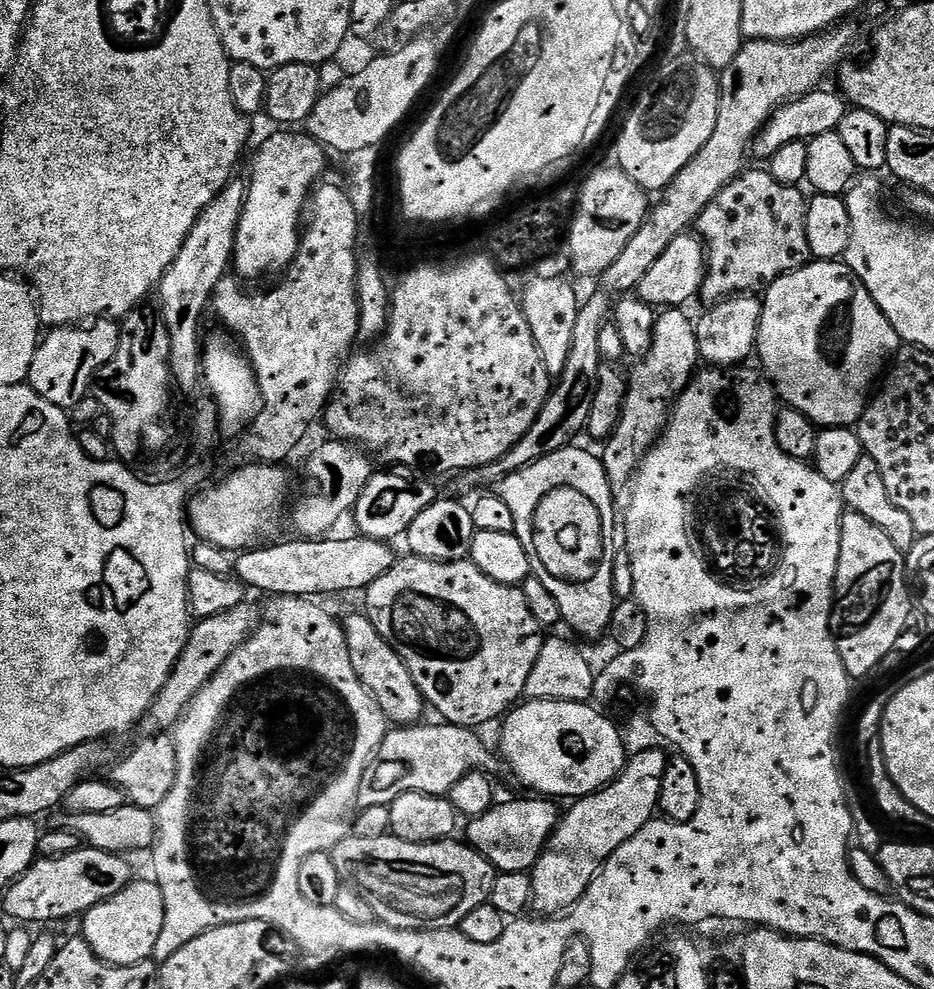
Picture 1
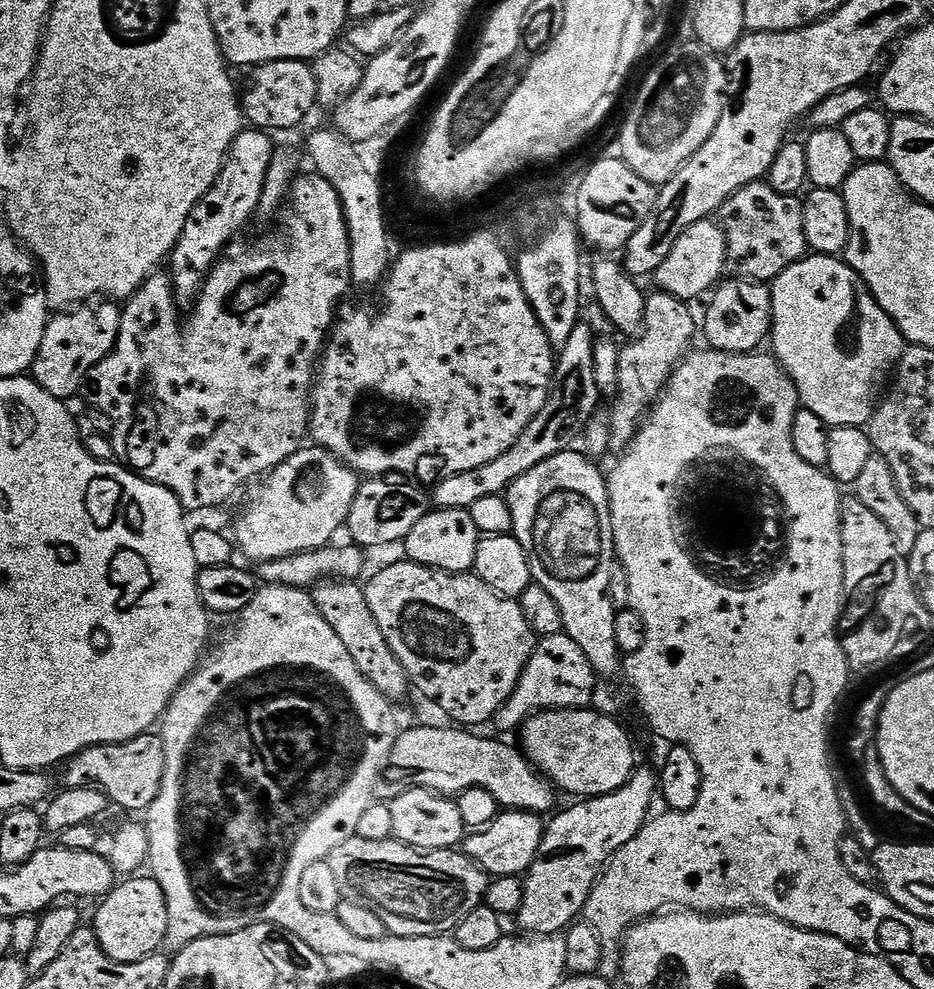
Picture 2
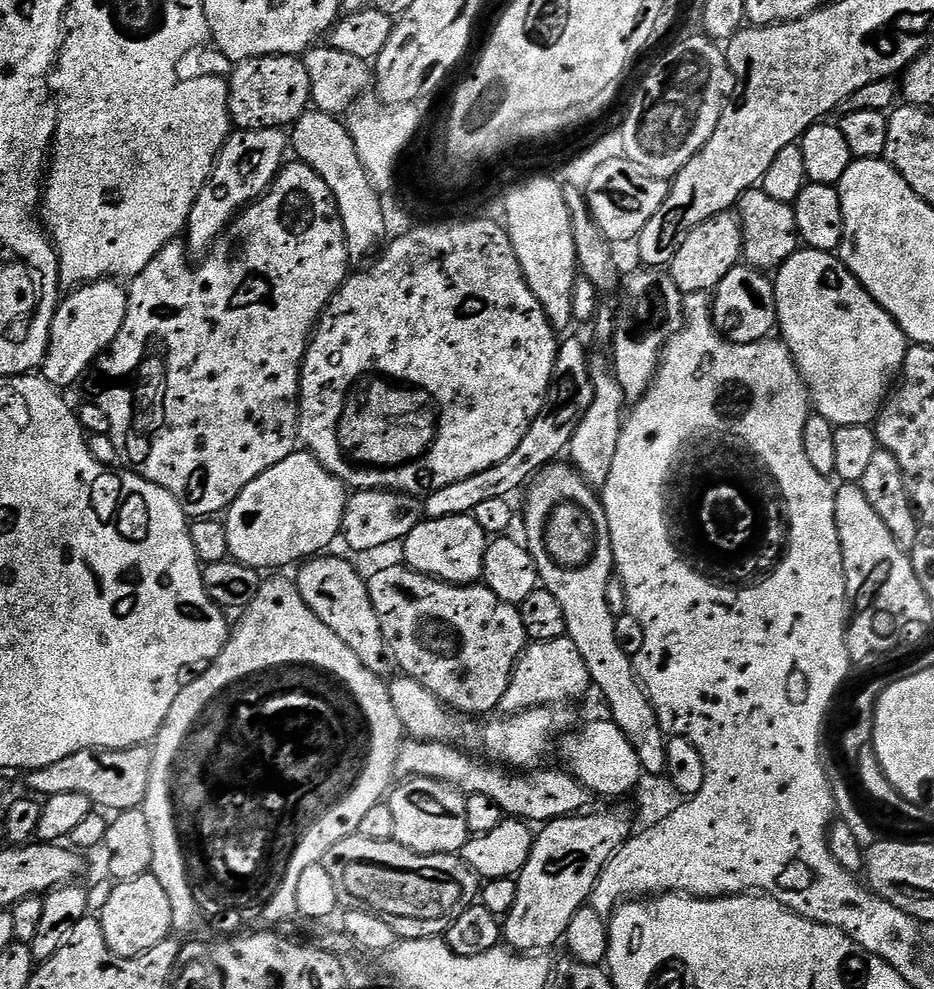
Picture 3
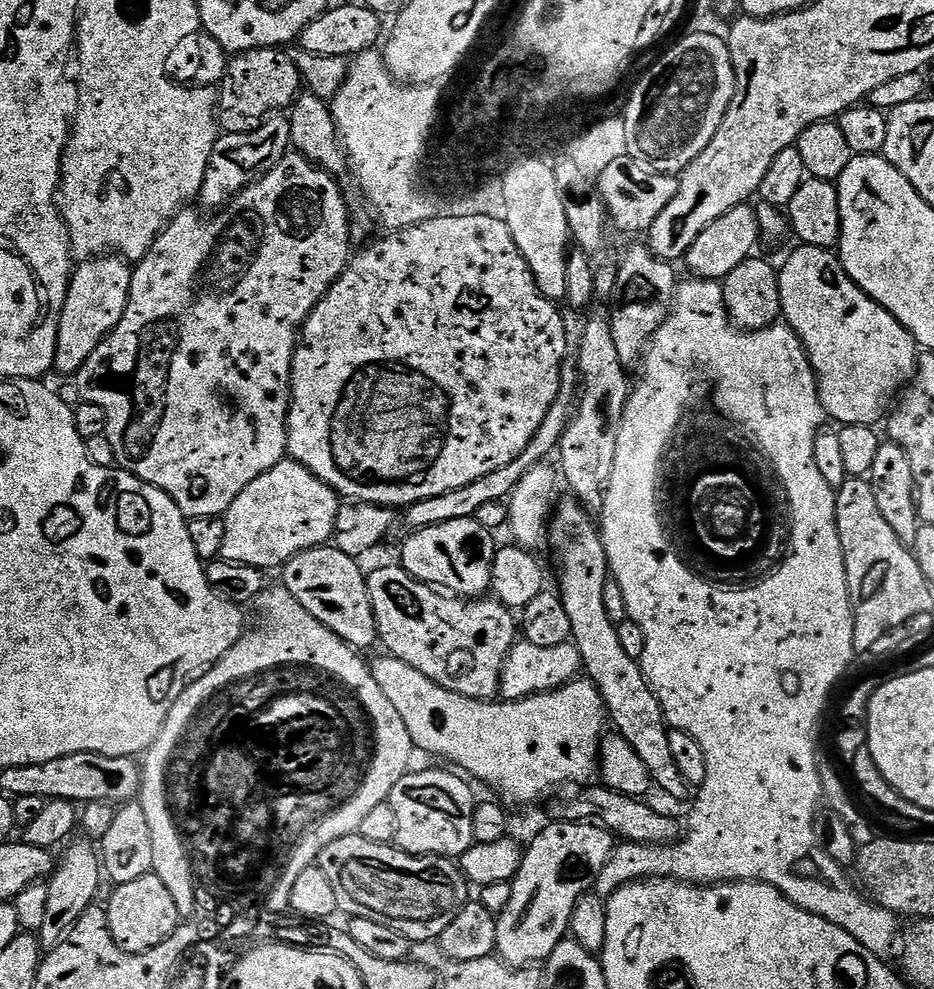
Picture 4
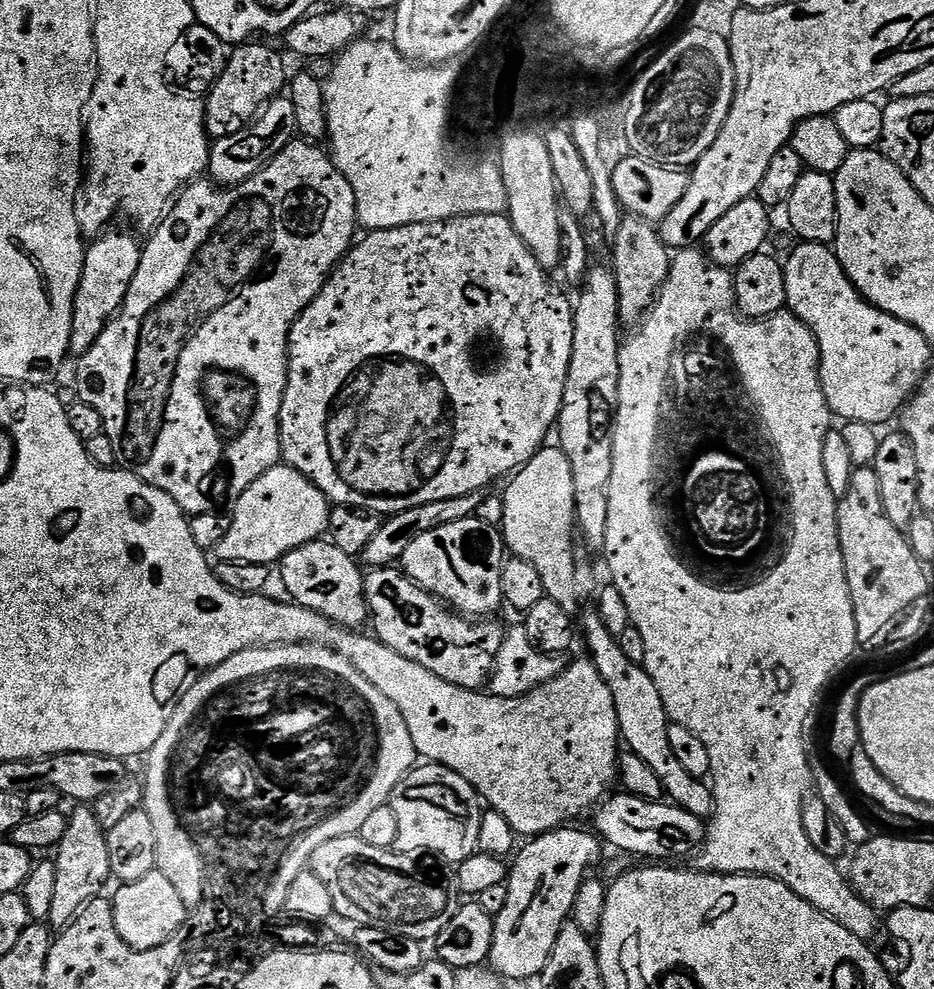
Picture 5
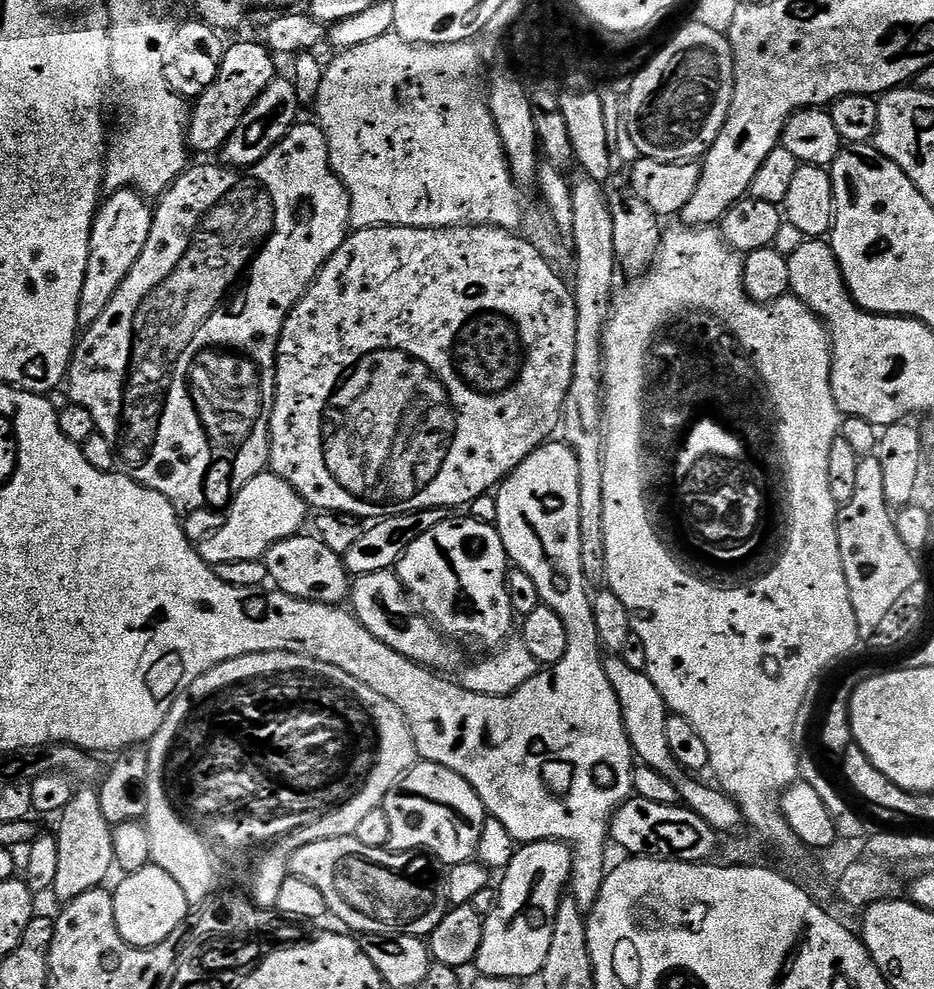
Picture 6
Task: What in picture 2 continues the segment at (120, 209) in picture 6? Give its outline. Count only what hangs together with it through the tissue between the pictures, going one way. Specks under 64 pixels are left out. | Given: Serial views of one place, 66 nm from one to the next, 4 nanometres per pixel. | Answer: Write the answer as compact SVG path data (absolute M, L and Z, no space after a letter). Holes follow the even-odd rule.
M88 302L53 315L42 334L42 346L38 346L36 361L30 369L32 379L46 390L46 394L71 401L71 396L85 387L92 367L110 355L116 345L121 311L121 305L116 302Z

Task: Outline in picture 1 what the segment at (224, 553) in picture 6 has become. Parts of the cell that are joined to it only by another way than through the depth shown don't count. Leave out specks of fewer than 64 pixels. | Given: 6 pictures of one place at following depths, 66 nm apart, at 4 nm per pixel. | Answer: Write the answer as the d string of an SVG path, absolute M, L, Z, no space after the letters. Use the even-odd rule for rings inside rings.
M328 438L325 444L320 444L312 452L312 457L304 464L304 492L305 496L296 504L296 509L291 509L290 520L296 527L295 535L300 538L324 538L329 535L328 532L344 515L351 513L356 507L358 498L362 490L366 490L368 480L372 477L374 471L373 461L369 453L359 446L353 446L351 443Z

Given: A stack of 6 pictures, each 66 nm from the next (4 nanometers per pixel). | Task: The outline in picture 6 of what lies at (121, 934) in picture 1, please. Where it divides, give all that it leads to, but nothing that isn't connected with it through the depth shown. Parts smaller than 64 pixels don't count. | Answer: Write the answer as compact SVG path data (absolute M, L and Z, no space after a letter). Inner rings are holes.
M155 866L127 873L123 879L112 892L118 934L122 934L126 943L133 944L135 948L159 948L160 943L170 938L170 934L178 930L190 915L181 886L166 874L166 870Z

